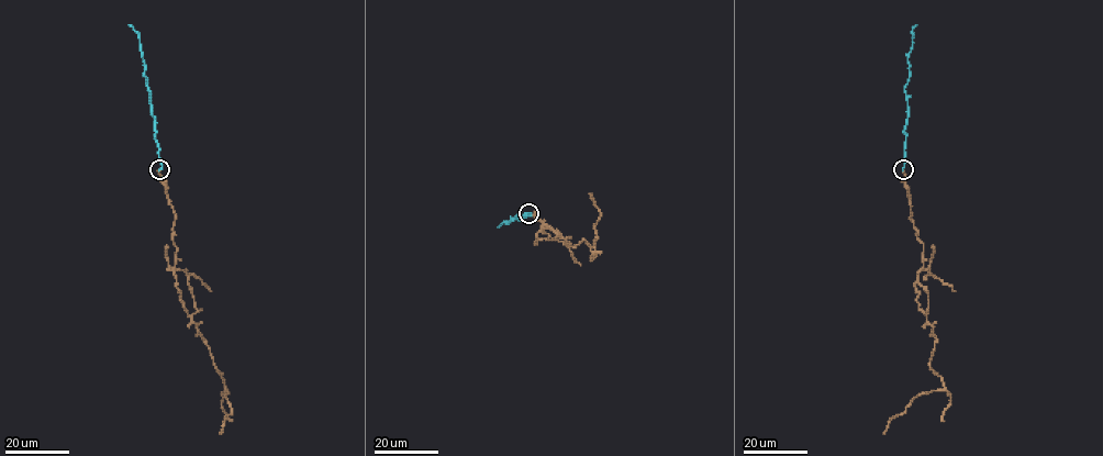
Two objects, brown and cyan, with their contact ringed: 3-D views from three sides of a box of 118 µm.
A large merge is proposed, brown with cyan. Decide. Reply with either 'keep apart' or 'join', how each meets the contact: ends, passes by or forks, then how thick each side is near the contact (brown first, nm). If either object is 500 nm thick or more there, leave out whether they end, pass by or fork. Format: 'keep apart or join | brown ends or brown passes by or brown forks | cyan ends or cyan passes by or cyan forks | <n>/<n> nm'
join | brown ends | cyan ends | 280/280 nm

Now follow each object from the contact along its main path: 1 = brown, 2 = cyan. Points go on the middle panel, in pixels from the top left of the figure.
1: (528, 213), (544, 221), (544, 234), (545, 225), (571, 246), (583, 240), (594, 254), (600, 213), (589, 192)
2: (528, 213), (522, 218), (516, 214), (498, 226)

